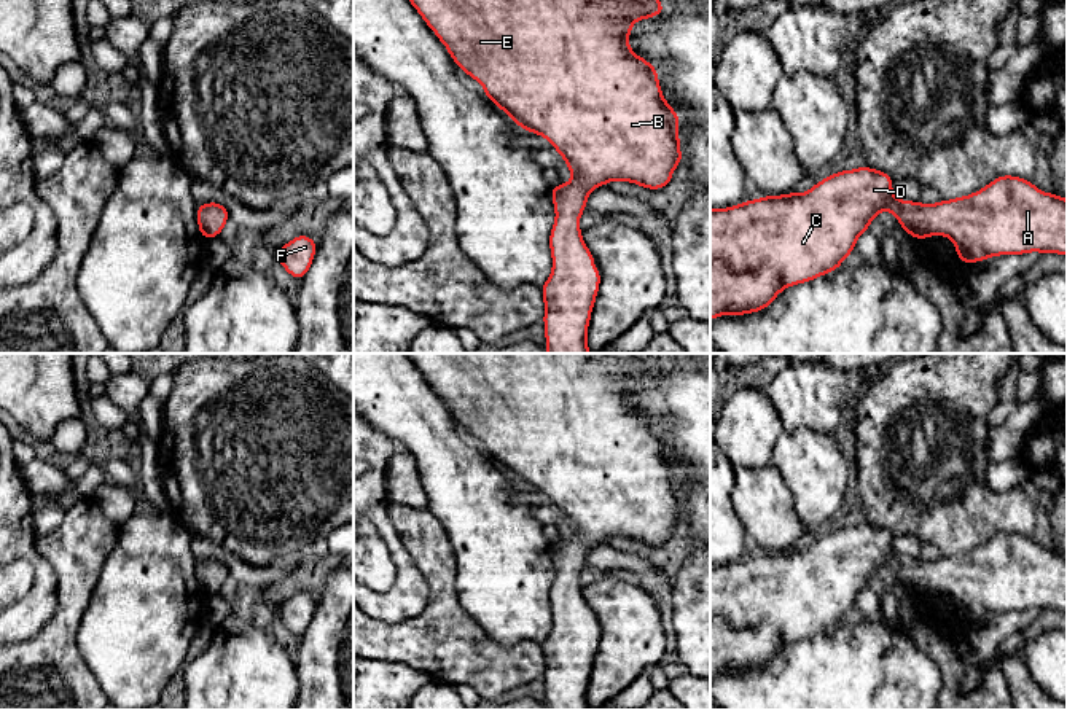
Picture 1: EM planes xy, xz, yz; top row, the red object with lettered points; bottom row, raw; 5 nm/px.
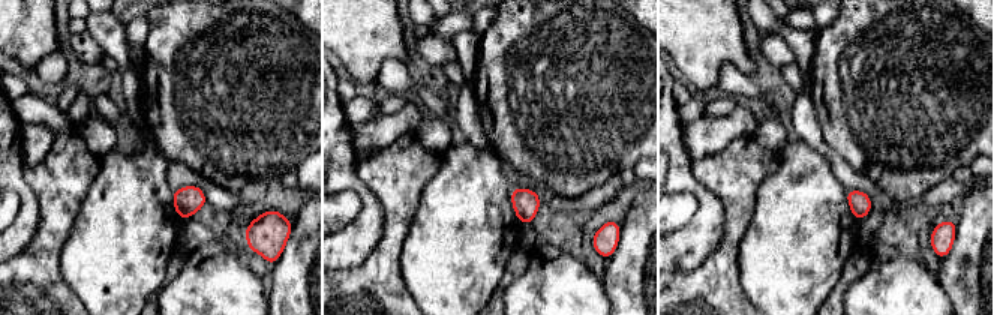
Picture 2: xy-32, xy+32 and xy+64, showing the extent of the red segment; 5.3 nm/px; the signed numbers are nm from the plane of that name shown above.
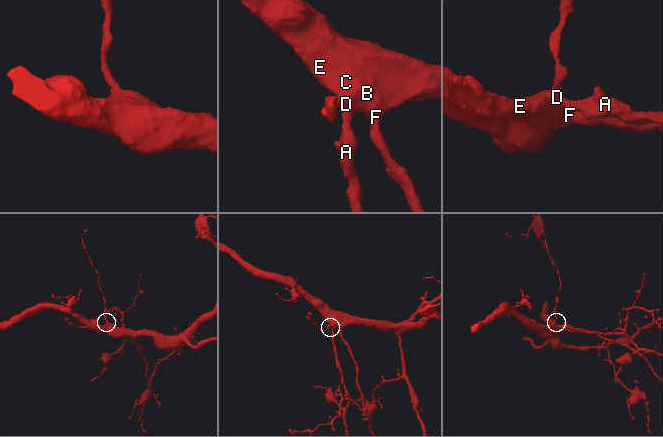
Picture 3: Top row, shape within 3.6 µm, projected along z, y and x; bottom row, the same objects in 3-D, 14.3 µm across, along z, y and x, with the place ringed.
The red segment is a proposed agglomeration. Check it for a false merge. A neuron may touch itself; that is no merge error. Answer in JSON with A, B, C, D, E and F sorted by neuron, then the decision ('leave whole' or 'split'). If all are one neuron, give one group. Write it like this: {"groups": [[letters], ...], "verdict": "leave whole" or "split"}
{"groups": [["A", "B", "C", "D", "E", "F"]], "verdict": "leave whole"}

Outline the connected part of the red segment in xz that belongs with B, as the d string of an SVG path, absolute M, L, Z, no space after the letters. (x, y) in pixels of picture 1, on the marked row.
M409 0L409 3L435 32L438 40L448 48L455 65L484 88L486 99L503 110L522 131L534 132L549 140L553 148L564 158L565 166L570 169L573 177L572 181L561 183L549 189L556 220L549 232L553 271L548 280L540 287L545 302L545 349L548 353L591 353L588 349L588 325L600 287L600 269L591 266L596 258L586 247L578 223L581 213L586 210L588 194L613 180L635 183L647 189L664 189L672 181L674 169L683 162L678 138L680 118L664 100L658 80L658 68L647 59L634 54L627 43L627 37L632 32L632 22L659 16L666 11L666 6L659 0Z

